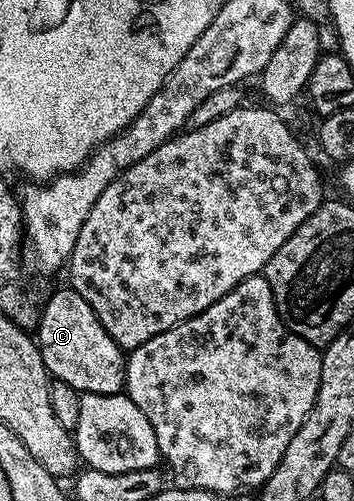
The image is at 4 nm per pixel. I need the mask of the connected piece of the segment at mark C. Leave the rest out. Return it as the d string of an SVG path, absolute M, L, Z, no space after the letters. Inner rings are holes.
M63 287L63 291L56 292L40 307L36 342L46 371L80 393L119 394L126 386L127 356L123 348L118 347L104 325L100 325L92 305L88 305L88 301L84 301L84 297L80 297L73 287Z

